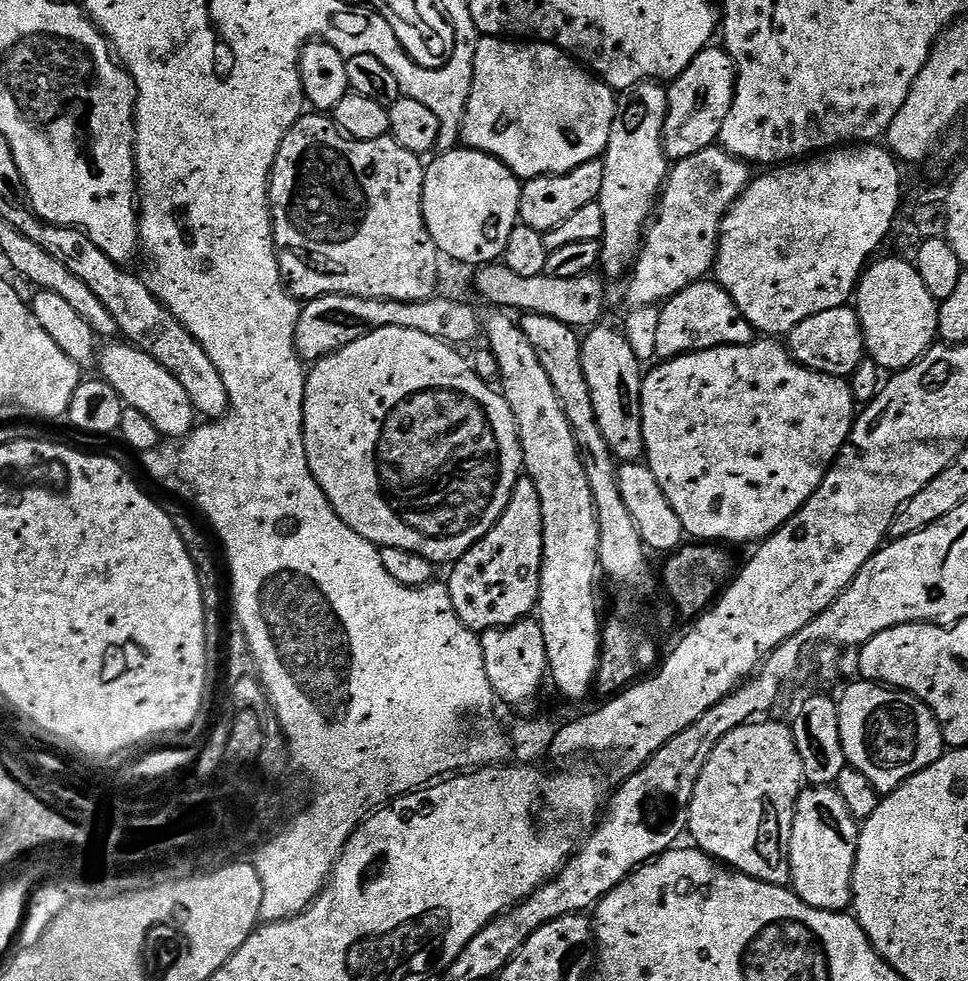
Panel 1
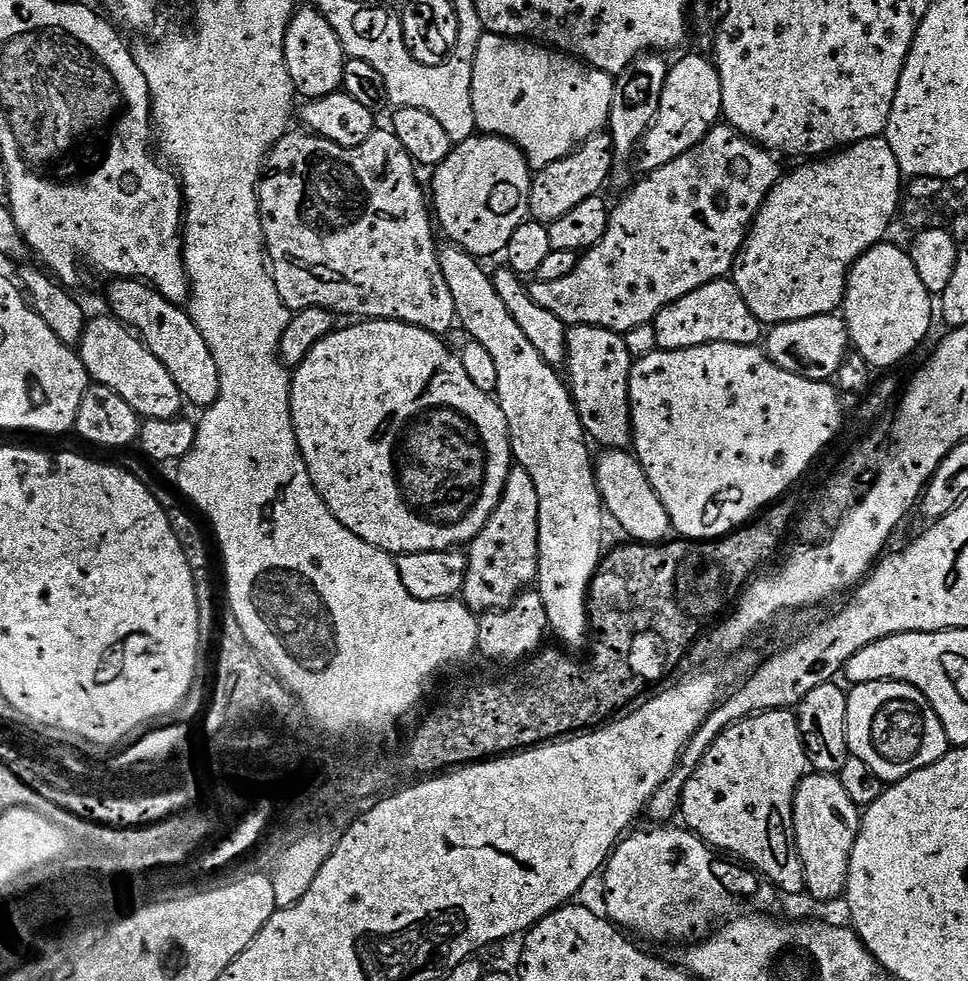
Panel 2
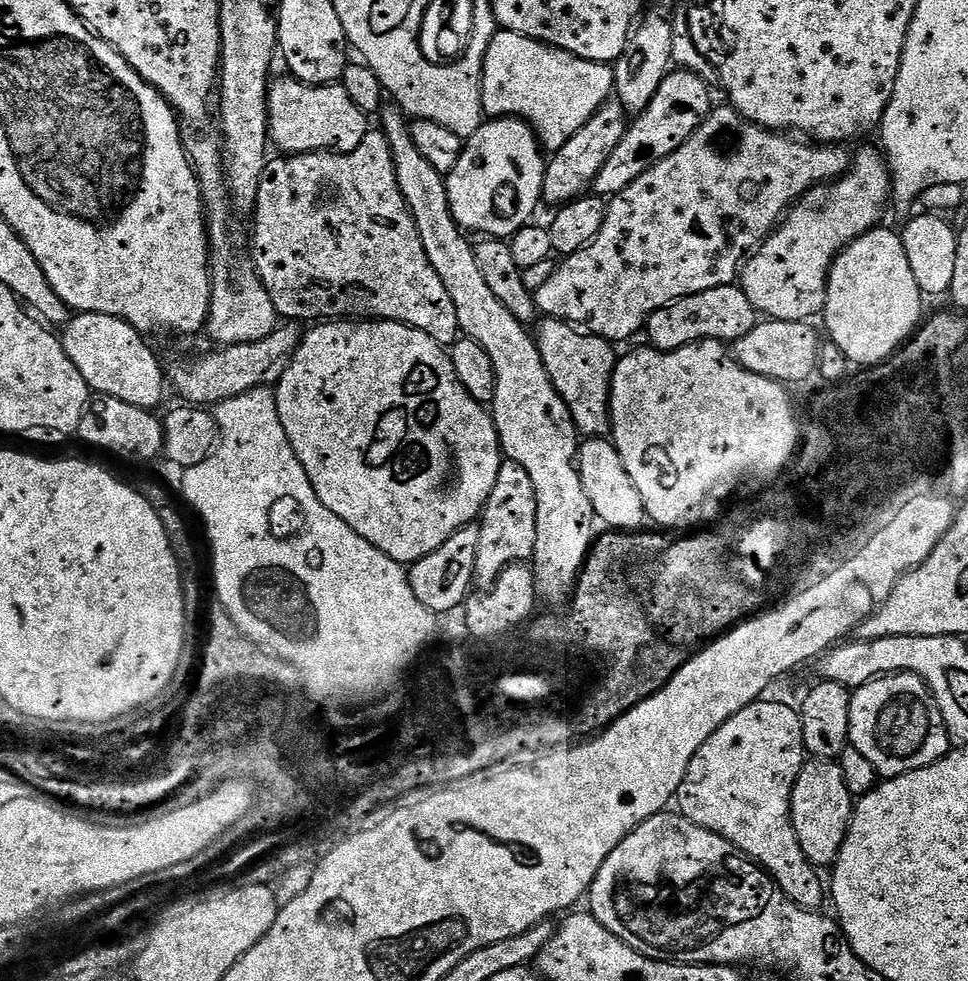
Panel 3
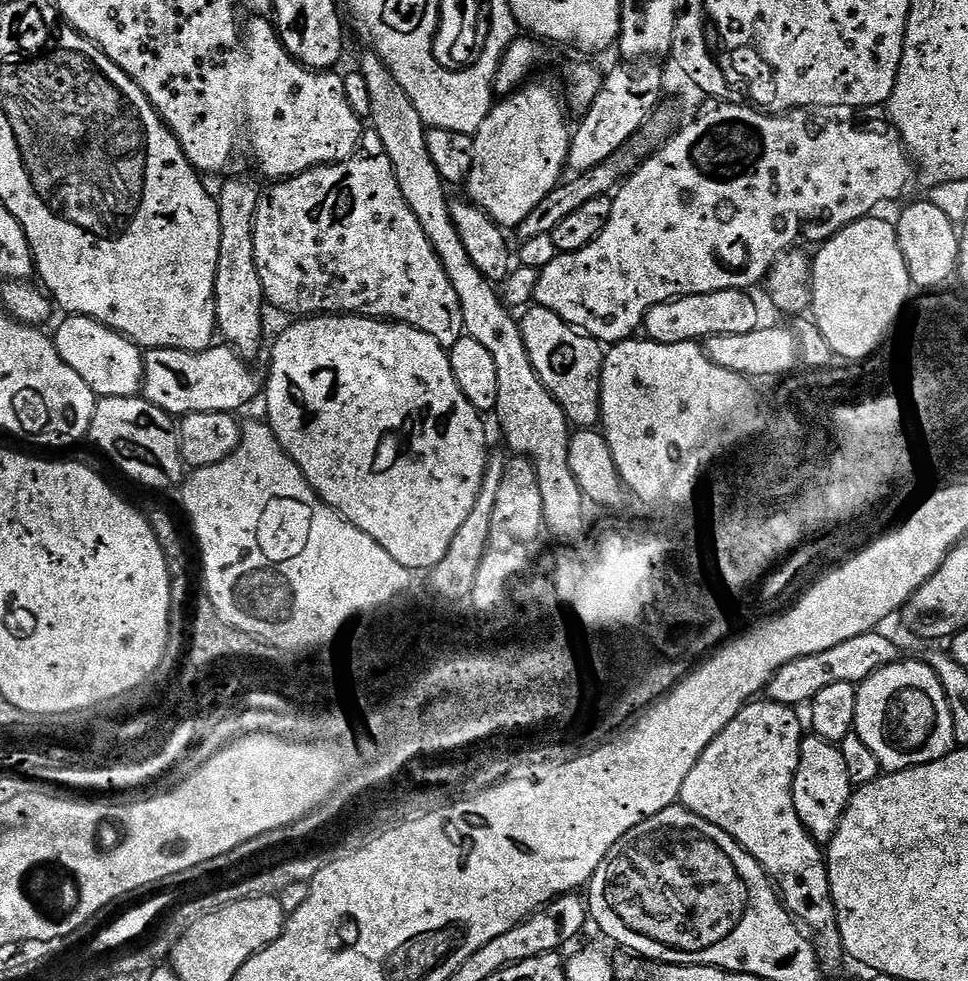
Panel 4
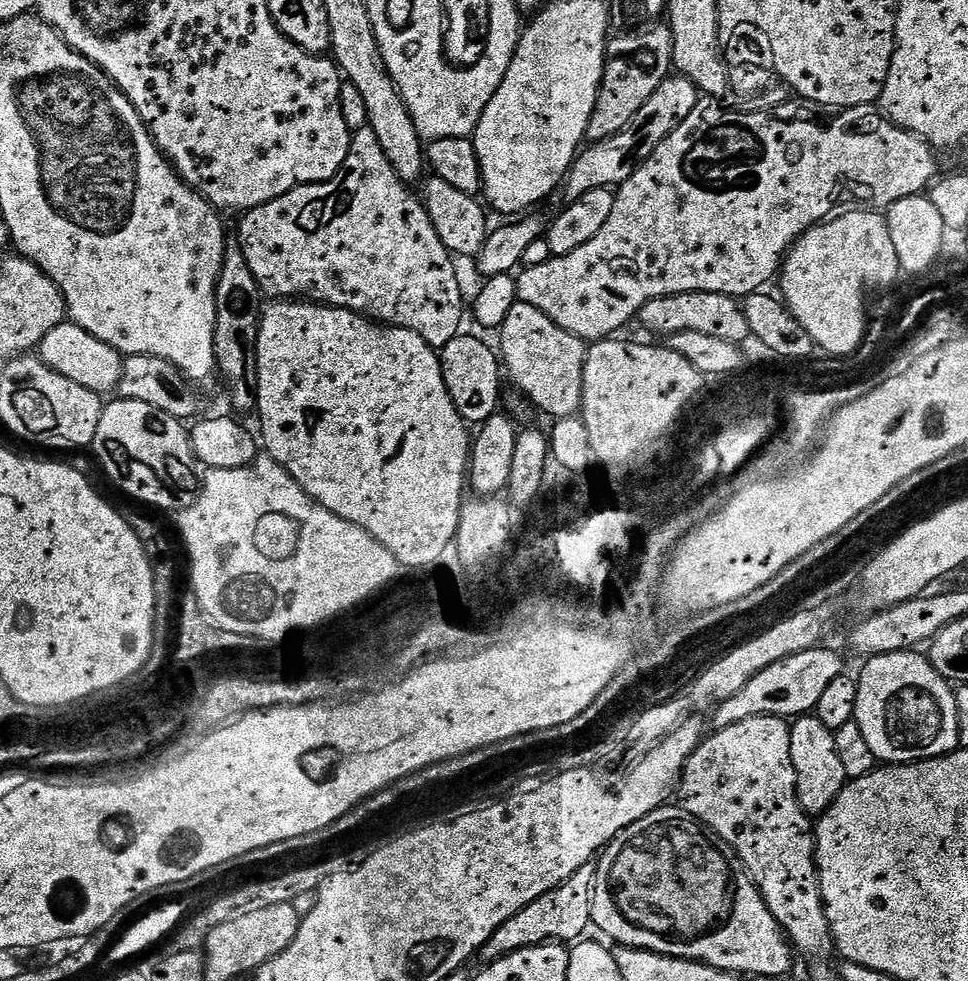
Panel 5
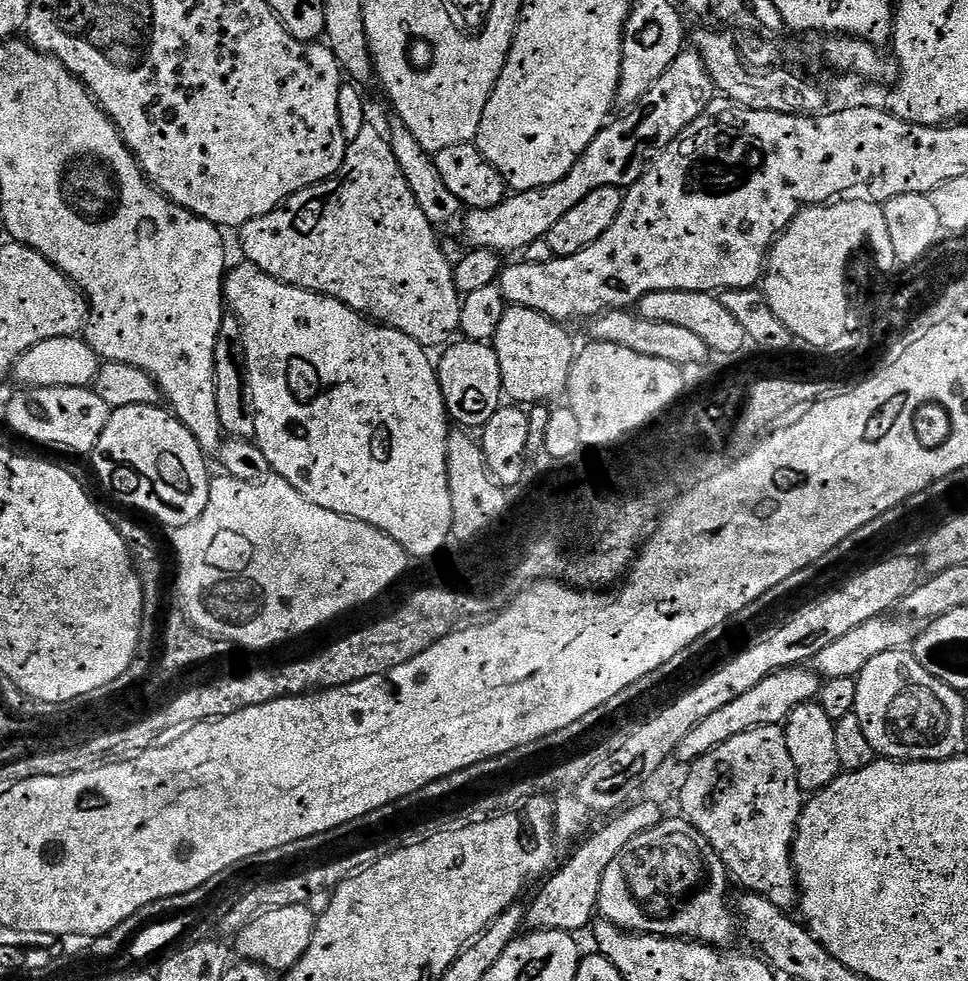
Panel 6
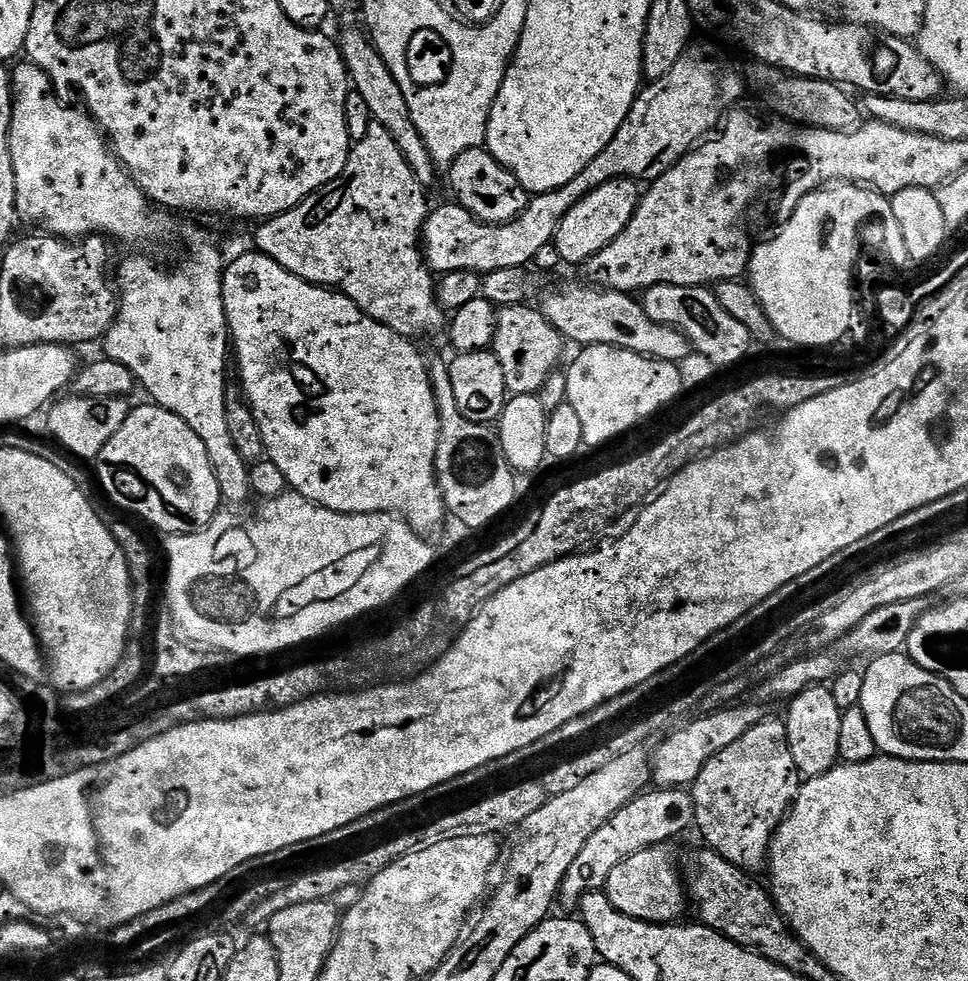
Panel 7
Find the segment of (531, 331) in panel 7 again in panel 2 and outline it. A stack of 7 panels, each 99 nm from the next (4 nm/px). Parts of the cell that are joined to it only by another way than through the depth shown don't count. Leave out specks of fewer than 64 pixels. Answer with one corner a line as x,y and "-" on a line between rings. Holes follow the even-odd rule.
578,324
568,328
566,383
587,439
604,450
624,450
632,443
630,374
634,355
623,335
609,328

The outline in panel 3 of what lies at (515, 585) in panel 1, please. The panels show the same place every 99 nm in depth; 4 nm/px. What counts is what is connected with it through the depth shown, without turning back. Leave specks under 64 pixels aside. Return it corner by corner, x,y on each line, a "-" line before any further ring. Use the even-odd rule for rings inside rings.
505,459
498,470
498,482
484,504
479,517
480,545
476,563
475,583
481,589
492,588
496,580
512,565
523,565
534,557
534,542
538,538
538,498
530,474
518,462

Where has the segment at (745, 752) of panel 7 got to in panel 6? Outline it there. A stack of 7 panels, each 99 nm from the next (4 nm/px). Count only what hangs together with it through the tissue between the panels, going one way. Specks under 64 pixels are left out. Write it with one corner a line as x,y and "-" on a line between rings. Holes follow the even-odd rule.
778,724
751,728
730,742
722,742
710,754
691,761
688,777
680,788
680,808
683,819
689,820
714,846
720,861
729,873
748,892
764,896
774,906
785,910
797,907
800,885
796,878
796,866
792,862
792,846
796,842
796,829
804,813
805,793
794,770
794,758
790,758
790,746
786,746
786,734

